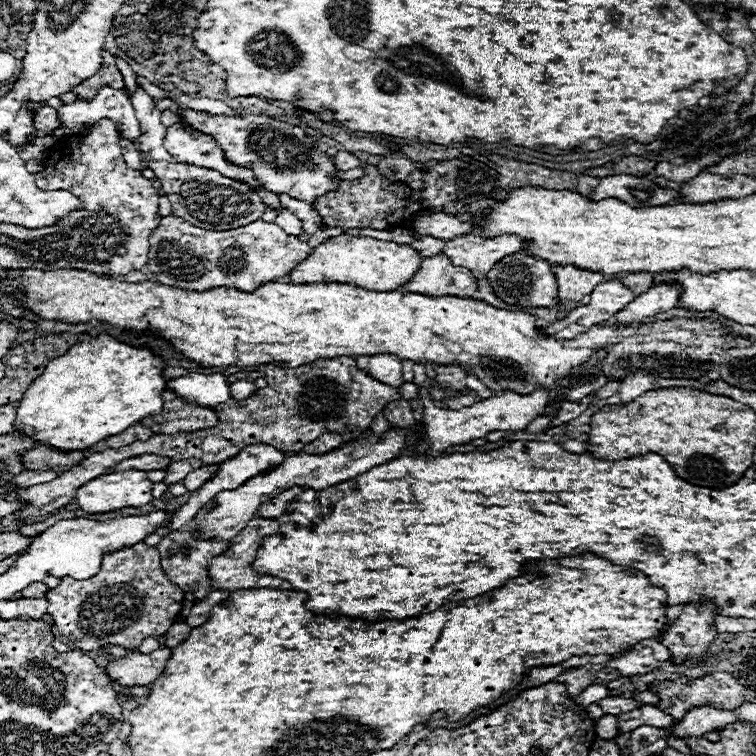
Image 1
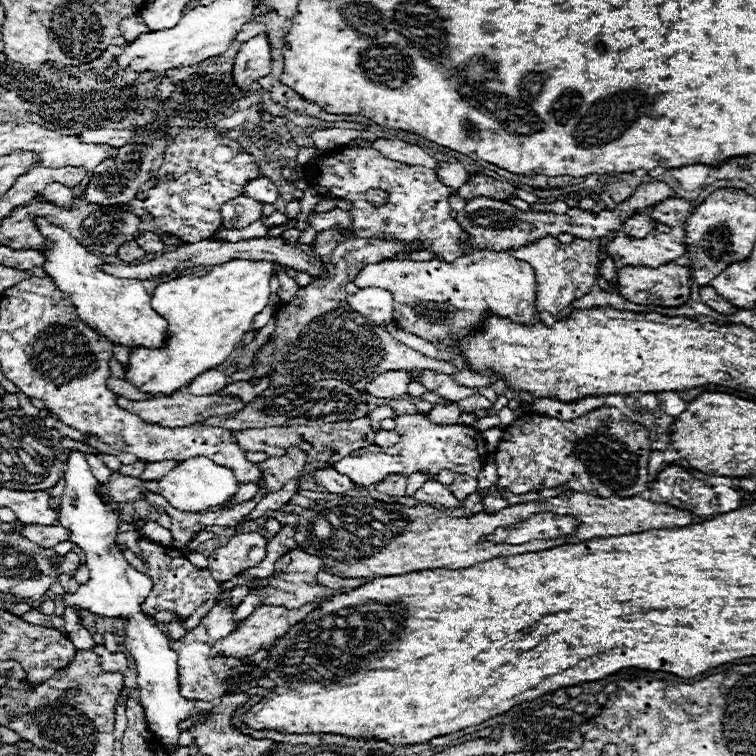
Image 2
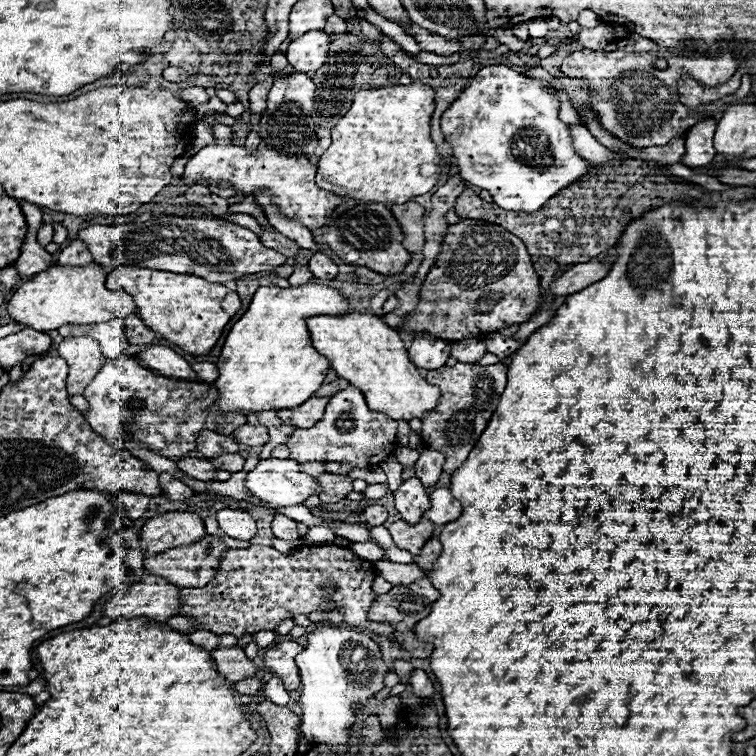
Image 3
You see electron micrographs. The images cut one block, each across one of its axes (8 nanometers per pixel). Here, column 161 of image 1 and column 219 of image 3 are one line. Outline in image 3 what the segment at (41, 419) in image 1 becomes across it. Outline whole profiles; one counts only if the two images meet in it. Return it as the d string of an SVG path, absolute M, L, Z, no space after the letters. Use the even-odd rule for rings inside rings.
M304 284L296 288L280 288L280 286L262 286L252 298L250 308L242 314L242 318L230 328L220 358L216 362L218 378L214 380L214 388L218 390L218 400L210 406L214 412L262 412L262 410L284 410L296 408L304 404L314 392L322 386L322 380L330 368L330 362L320 356L310 344L310 332L306 328L306 316L316 316L318 312L348 312L348 300L340 294L340 290L322 286L322 284Z

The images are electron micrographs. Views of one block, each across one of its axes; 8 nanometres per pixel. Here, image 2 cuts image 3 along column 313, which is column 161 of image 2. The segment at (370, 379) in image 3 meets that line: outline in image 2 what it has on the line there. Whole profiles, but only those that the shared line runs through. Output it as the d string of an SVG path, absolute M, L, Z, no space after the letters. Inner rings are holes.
M40 216L34 218L34 224L46 238L46 246L42 248L46 262L42 264L42 270L48 274L50 280L54 280L54 284L62 292L66 292L66 296L76 306L78 316L82 316L84 324L88 324L96 332L102 332L114 344L146 348L162 346L168 324L160 314L152 310L150 294L146 292L142 280L116 278L102 272L100 266L104 266L106 262L88 252L66 230L50 224L46 218Z

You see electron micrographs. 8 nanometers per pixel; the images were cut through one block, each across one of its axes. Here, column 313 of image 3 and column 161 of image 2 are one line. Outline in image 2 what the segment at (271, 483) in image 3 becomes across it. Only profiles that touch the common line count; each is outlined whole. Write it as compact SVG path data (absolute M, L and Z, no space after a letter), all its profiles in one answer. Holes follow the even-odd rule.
M194 456L178 462L168 474L158 480L158 494L164 496L180 512L202 512L206 508L218 506L232 498L238 490L238 482L228 468L222 468L208 460L206 456Z

